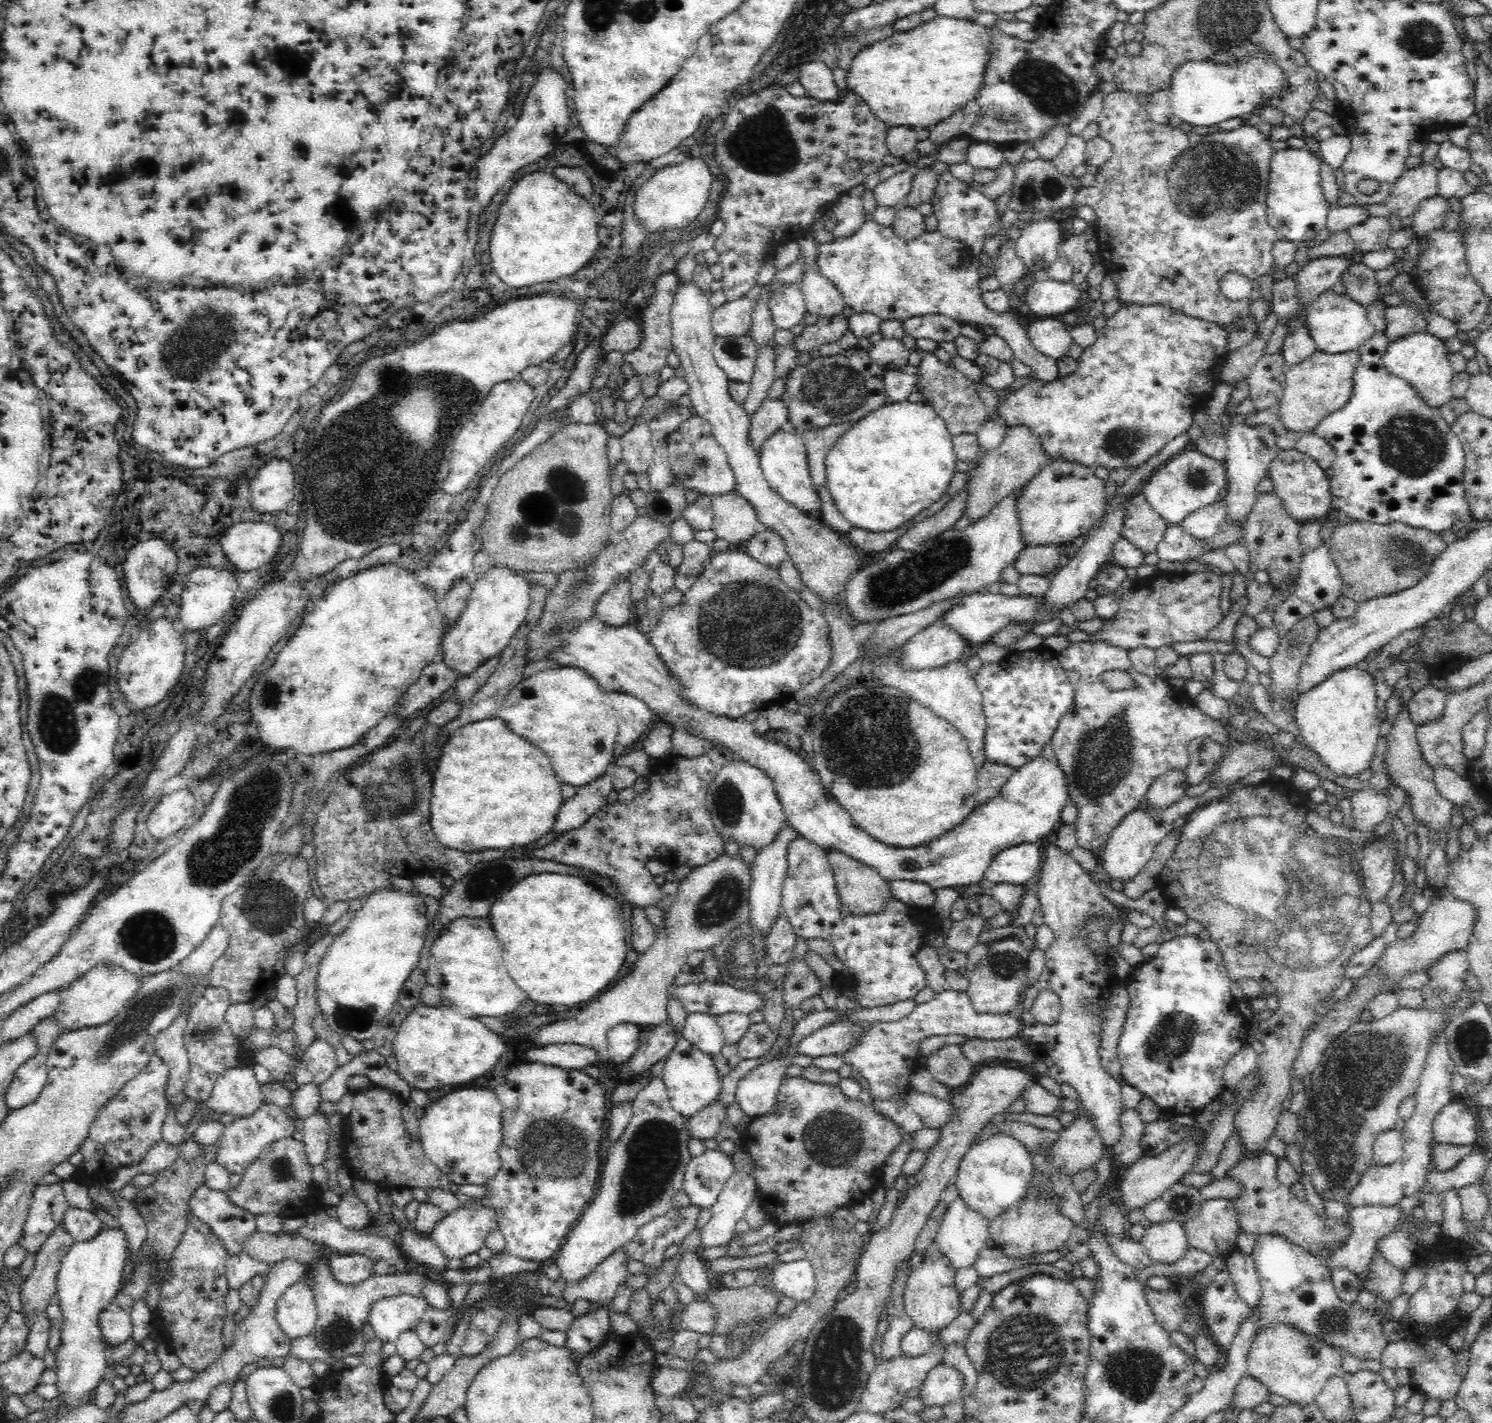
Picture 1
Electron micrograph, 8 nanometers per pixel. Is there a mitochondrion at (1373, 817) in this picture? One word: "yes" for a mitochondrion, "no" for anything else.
no

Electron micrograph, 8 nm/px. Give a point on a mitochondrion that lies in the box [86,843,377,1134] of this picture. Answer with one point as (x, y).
(129, 1031)

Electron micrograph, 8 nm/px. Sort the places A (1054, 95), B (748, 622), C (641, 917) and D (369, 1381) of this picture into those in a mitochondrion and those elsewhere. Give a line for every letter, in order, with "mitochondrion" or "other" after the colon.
A: mitochondrion
B: mitochondrion
C: other
D: other

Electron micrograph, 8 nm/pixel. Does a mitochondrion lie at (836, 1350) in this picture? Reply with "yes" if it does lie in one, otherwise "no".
yes

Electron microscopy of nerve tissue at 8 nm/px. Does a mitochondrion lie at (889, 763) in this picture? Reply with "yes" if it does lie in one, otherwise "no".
yes

